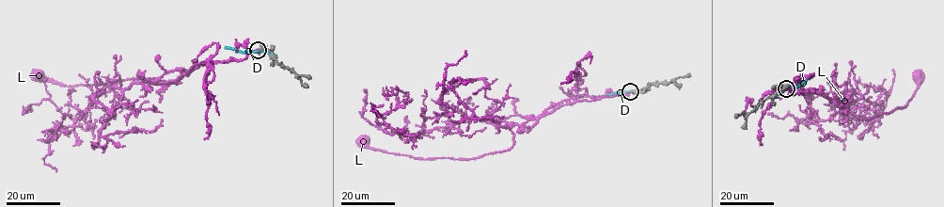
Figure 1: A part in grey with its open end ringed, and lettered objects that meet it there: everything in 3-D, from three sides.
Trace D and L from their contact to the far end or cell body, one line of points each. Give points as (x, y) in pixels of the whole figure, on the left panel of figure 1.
D: (259, 51), (241, 52), (225, 47)
L: (258, 50), (243, 59), (196, 67), (167, 84), (178, 81), (129, 78), (68, 86), (39, 75)

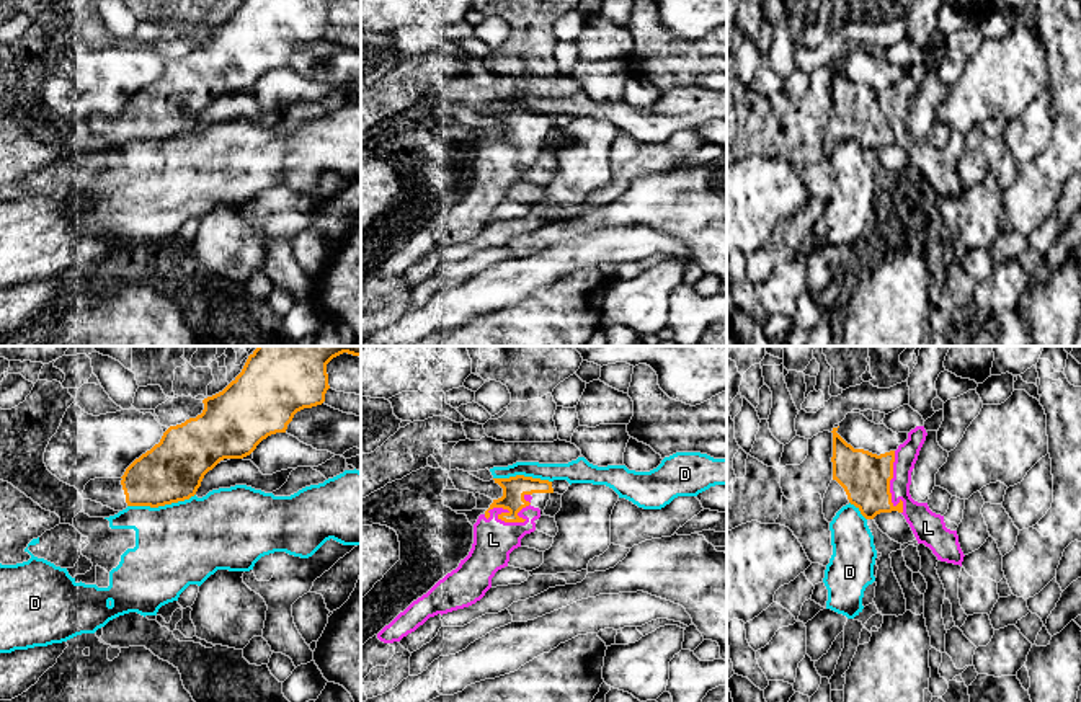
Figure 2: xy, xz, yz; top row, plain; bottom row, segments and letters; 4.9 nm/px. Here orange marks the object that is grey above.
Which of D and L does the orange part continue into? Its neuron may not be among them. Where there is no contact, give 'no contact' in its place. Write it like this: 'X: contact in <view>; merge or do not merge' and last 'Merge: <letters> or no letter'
D: contact in xy; do not merge
L: contact in xz; merge
Merge: L

